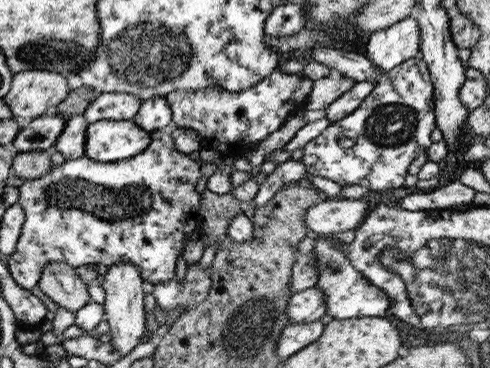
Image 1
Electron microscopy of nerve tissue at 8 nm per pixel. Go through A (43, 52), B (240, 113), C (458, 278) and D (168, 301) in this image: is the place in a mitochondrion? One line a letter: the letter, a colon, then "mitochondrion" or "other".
A: mitochondrion
B: other
C: mitochondrion
D: other

